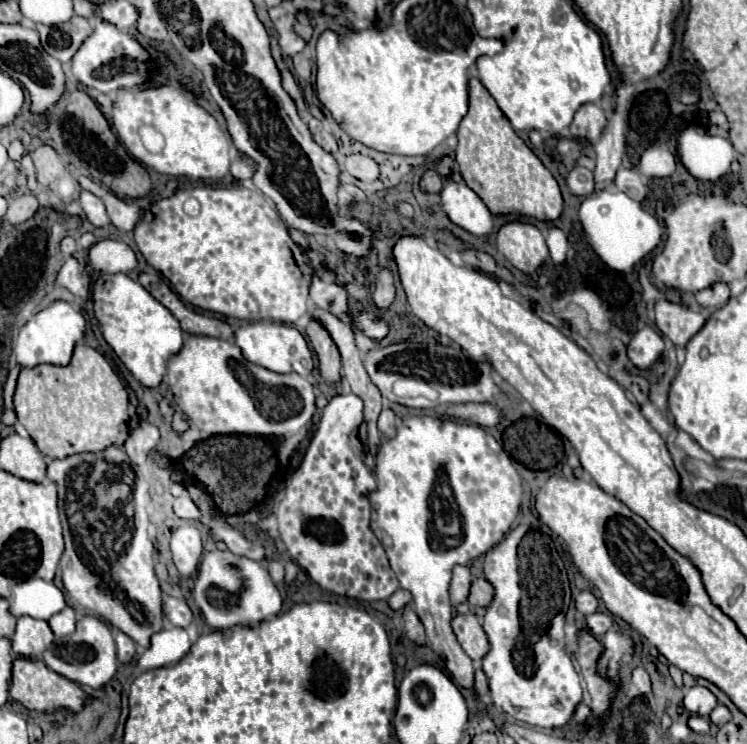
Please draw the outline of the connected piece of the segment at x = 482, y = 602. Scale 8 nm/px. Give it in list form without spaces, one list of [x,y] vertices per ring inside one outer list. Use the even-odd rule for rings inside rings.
[[[480,577],[480,579],[472,581],[468,603],[474,605],[474,607],[486,607],[492,601],[492,595],[494,595],[492,585],[484,577]]]

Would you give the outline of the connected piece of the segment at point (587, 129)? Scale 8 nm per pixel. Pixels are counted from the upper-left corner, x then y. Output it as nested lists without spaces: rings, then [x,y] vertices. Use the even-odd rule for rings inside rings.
[[[588,103],[576,111],[574,121],[570,125],[570,135],[578,137],[578,139],[596,141],[596,139],[600,139],[606,125],[608,125],[606,113],[598,105]]]

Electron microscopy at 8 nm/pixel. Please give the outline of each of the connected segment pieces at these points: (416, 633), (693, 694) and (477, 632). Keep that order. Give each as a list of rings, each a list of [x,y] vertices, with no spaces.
[[[408,607],[404,609],[404,621],[406,621],[406,635],[416,643],[424,643],[424,629],[422,629],[418,617]]]
[[[692,687],[684,695],[684,707],[700,717],[708,717],[716,705],[718,705],[716,695],[706,687]]]
[[[458,613],[452,619],[452,629],[454,629],[458,643],[462,645],[462,649],[466,651],[466,655],[470,659],[480,661],[488,653],[490,645],[488,645],[486,633],[482,629],[482,623],[472,613],[464,613],[464,615]]]

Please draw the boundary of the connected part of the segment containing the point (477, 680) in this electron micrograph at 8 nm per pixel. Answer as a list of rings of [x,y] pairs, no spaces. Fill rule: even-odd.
[[[478,669],[476,675],[474,675],[474,693],[478,697],[482,697],[482,695],[488,693],[488,683],[486,683],[486,675],[484,675],[482,669]]]

